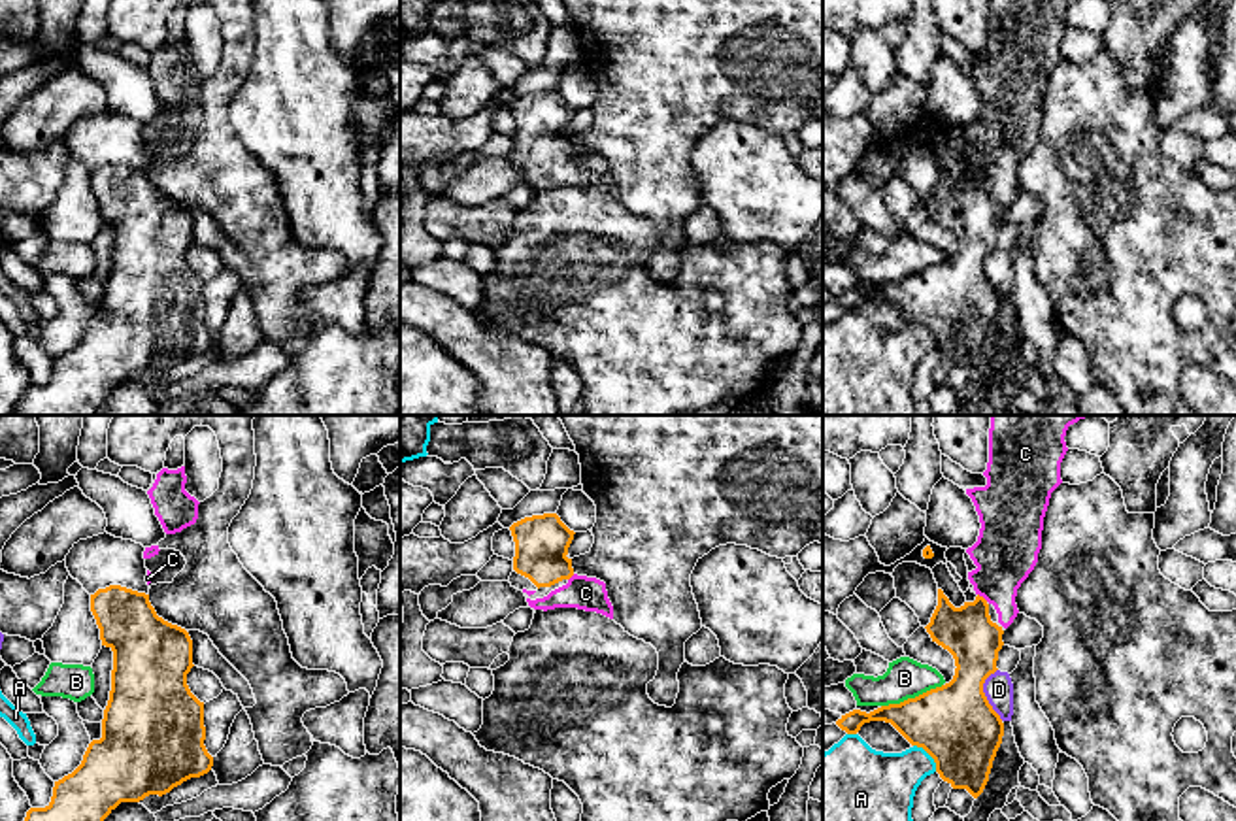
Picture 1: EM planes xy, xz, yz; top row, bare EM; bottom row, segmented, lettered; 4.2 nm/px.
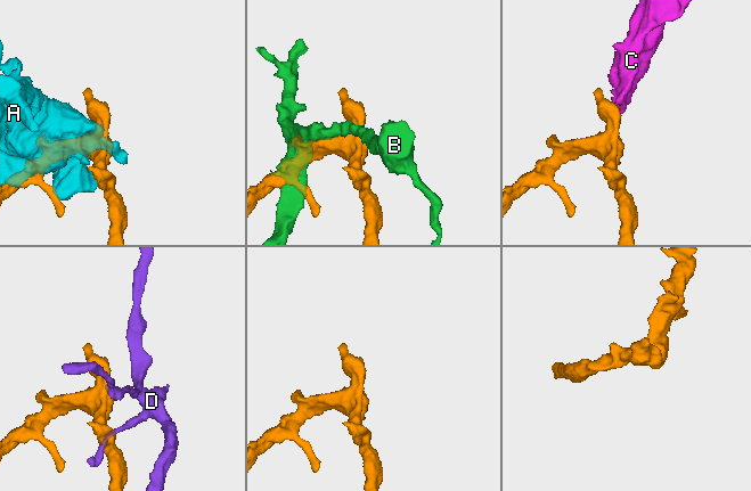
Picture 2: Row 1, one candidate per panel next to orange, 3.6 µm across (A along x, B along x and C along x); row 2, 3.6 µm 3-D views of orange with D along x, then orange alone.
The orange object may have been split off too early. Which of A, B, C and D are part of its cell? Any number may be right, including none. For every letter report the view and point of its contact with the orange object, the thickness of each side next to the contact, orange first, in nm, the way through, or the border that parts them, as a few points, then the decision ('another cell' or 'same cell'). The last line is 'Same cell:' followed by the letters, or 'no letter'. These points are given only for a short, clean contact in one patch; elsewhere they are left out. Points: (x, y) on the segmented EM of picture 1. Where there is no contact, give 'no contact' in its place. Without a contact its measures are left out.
A: meets orange in yz at (929, 753); 340 nm thick on the orange side, 280 nm on the other; another cell
B: meets orange in yz at (912, 699); 340 nm thick on the orange side, 170 nm on the other; another cell
C: meets orange in yz at (982, 597); 220 nm thick on the orange side, 280 nm on the other; runs through yz (967, 633), (982, 597), (995, 582), (1006, 552); same cell
D: meets orange in yz at (984, 695); 340 nm thick on the orange side, 130 nm on the other; border along yz (997, 669), (985, 680), (984, 695), (1002, 720); another cell
Same cell: C

